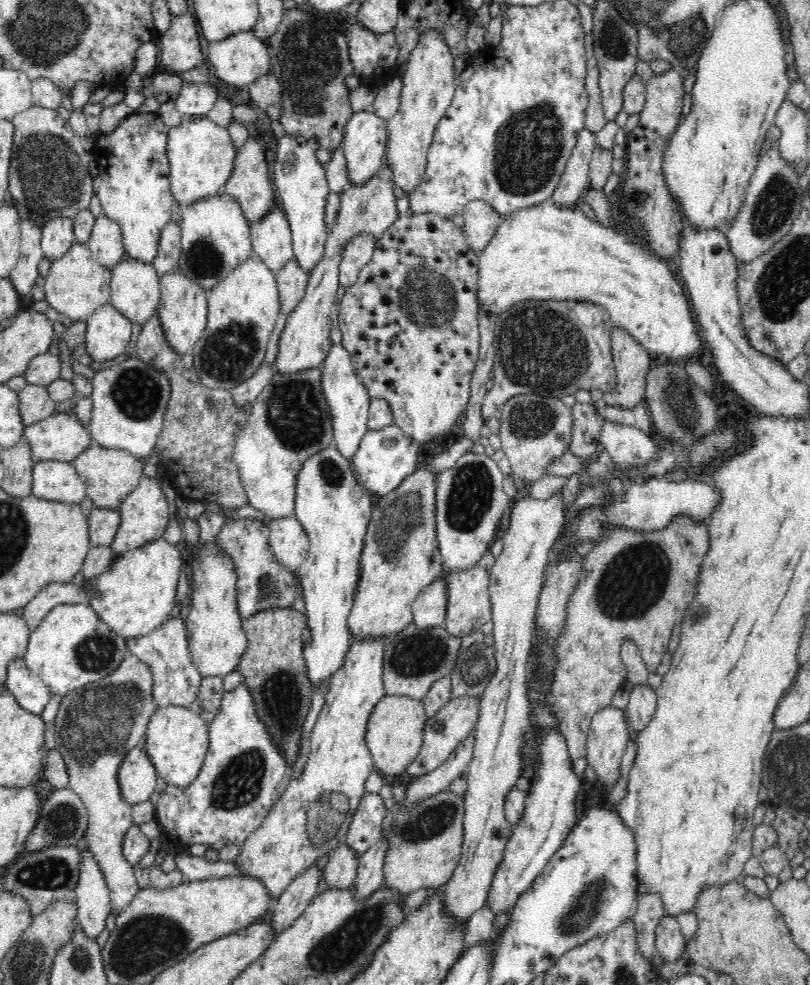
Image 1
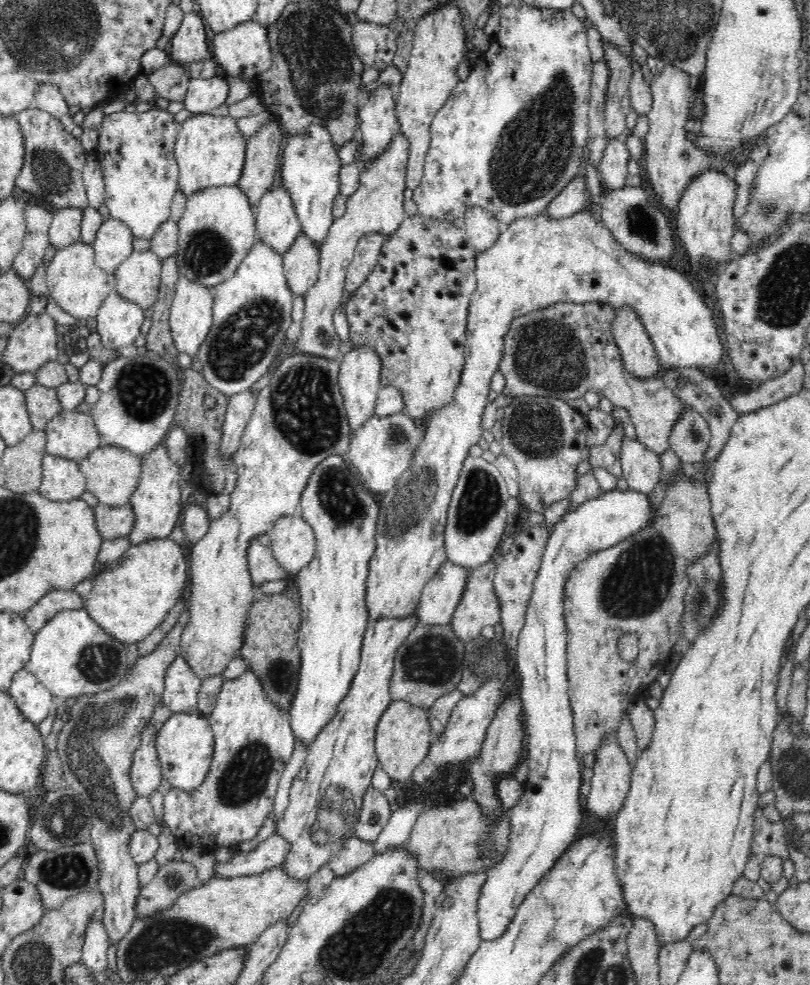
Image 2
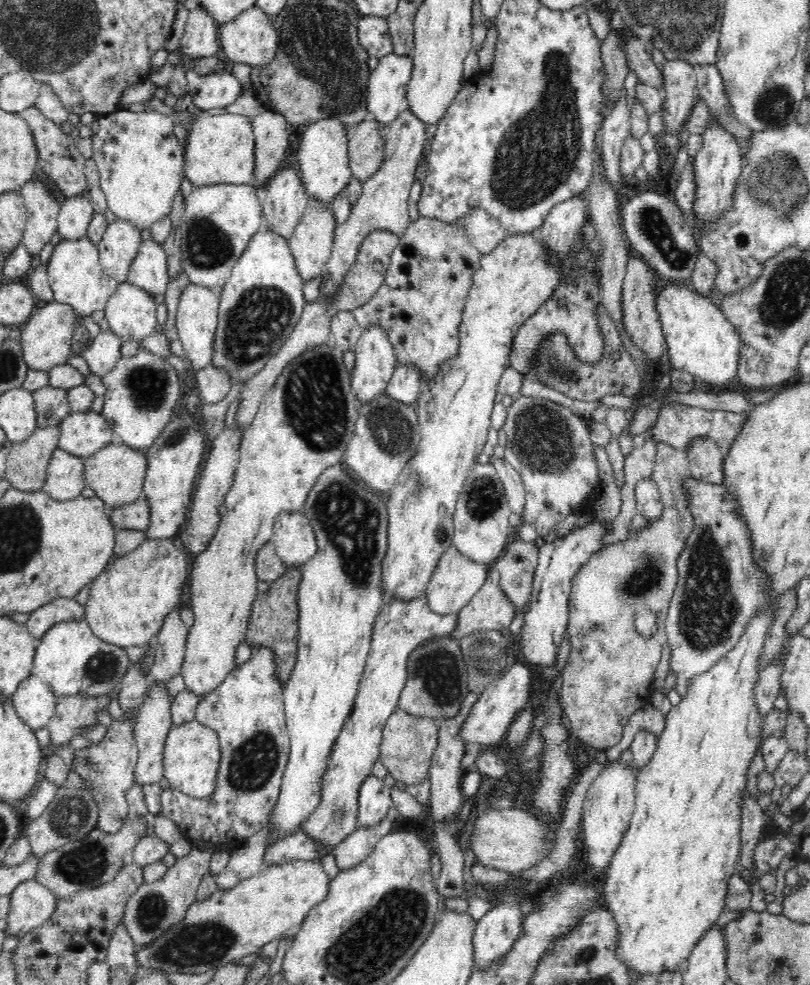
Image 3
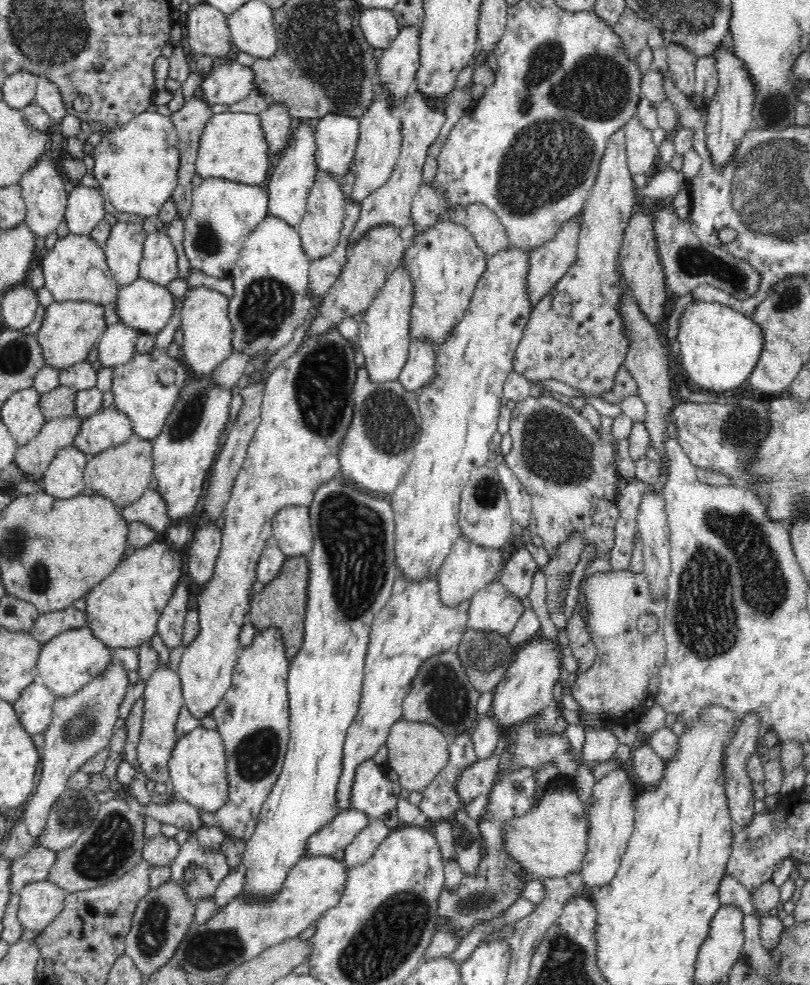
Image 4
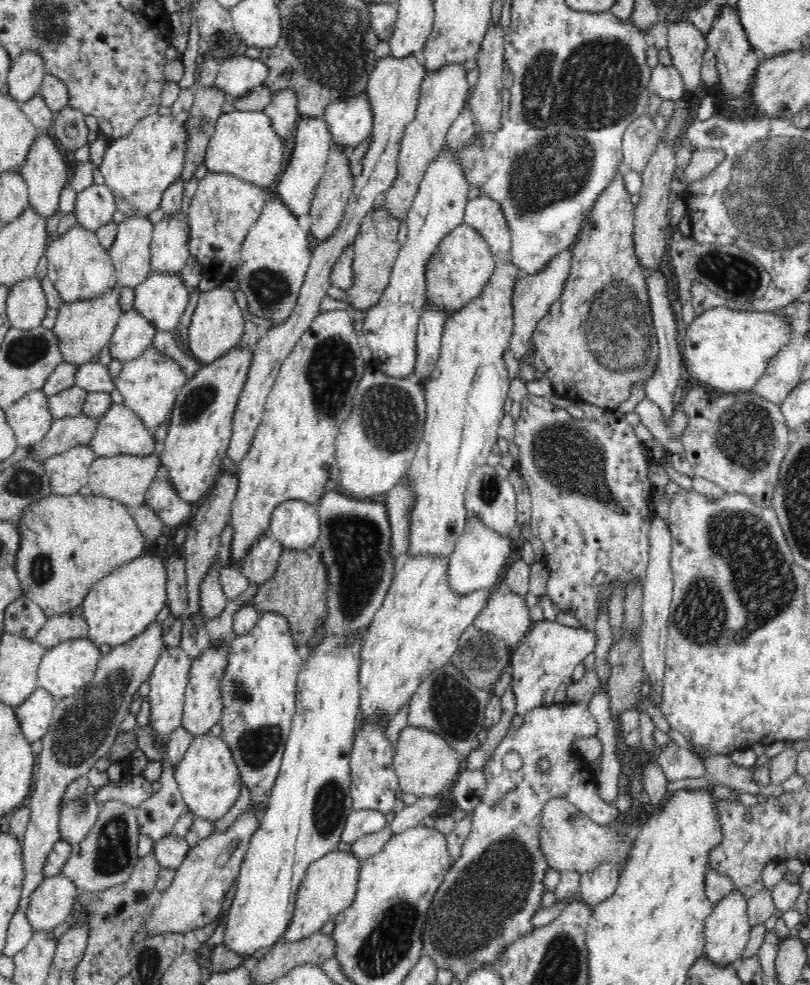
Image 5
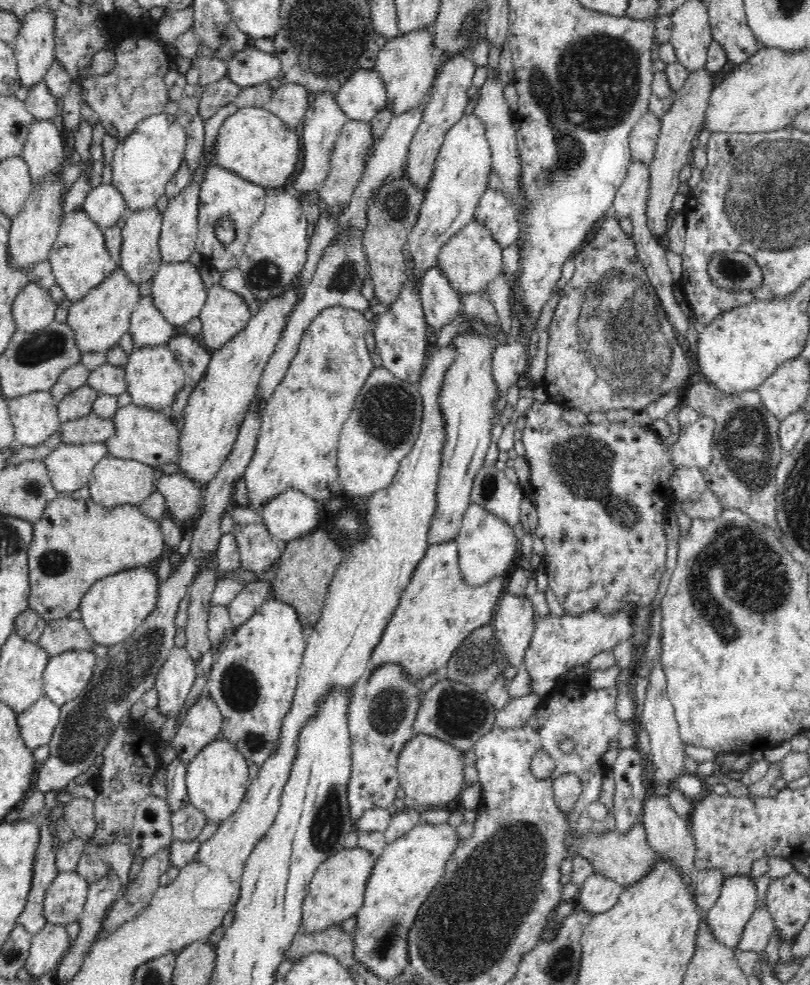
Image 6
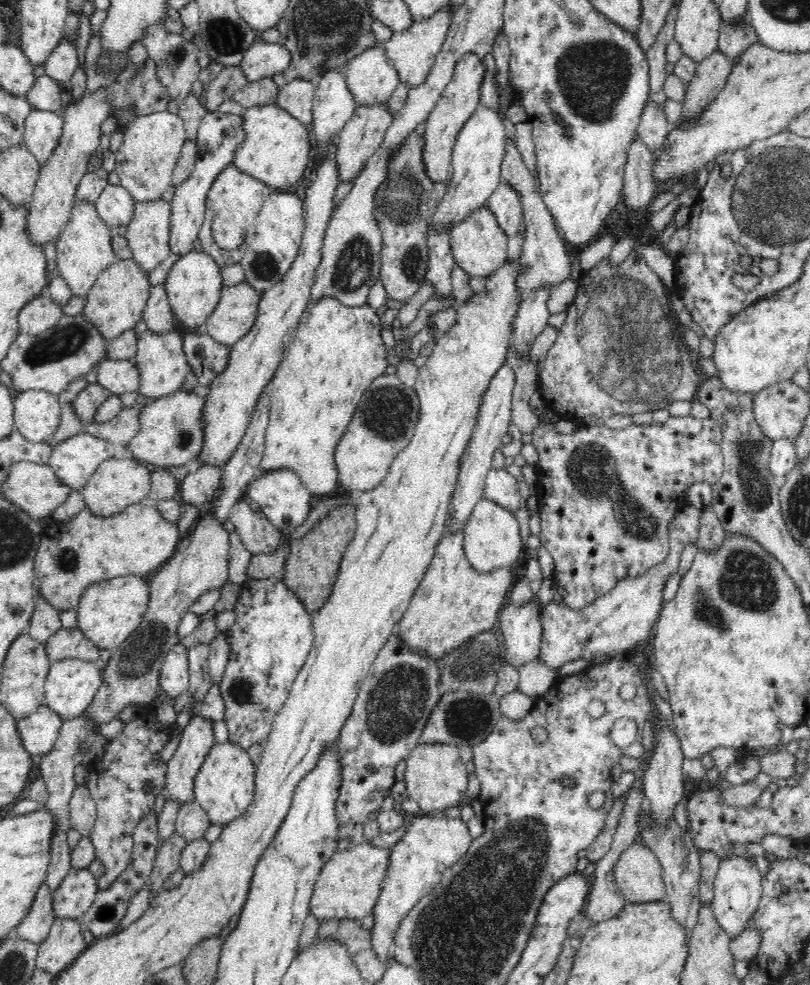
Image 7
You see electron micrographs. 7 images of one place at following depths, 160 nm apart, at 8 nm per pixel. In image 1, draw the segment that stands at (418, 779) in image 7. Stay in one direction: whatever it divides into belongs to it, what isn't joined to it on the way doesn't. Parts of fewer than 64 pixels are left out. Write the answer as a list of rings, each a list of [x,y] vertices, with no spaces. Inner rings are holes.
[[[384,695],[374,706],[364,740],[372,755],[375,769],[386,779],[404,773],[420,753],[423,742],[423,730],[428,716],[422,700],[404,695]]]

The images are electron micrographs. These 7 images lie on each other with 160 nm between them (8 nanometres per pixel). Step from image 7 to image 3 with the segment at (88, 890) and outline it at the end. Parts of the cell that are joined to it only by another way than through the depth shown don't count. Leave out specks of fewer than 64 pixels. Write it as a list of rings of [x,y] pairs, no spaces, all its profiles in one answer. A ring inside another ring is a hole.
[[[36,878],[24,881],[9,896],[6,936],[20,937],[42,926],[54,914],[58,902],[56,896]]]

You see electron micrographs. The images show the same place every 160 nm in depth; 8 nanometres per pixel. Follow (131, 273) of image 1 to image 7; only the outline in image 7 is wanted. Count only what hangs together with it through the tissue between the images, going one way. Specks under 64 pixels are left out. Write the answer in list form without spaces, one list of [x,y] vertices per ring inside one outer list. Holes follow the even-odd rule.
[[[207,111],[205,117],[200,121],[197,137],[195,140],[197,151],[194,168],[190,176],[175,187],[175,192],[170,202],[170,252],[182,256],[192,251],[192,243],[198,238],[201,226],[205,218],[205,206],[208,190],[214,184],[216,176],[232,165],[234,152],[244,142],[244,119],[242,114],[211,113]]]

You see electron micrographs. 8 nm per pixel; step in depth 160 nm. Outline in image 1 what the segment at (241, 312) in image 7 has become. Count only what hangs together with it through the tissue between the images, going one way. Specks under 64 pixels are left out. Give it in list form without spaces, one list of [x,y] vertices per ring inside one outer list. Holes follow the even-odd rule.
[[[182,272],[167,273],[160,278],[160,303],[157,309],[166,341],[177,354],[192,352],[196,342],[204,335],[207,318],[208,292],[189,280]]]

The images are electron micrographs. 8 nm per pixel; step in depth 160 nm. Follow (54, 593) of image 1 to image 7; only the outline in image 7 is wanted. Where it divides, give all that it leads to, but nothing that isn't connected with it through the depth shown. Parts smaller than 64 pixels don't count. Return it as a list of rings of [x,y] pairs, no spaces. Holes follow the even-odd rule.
[[[61,626],[54,636],[48,638],[45,649],[52,661],[77,658],[88,662],[99,662],[100,657],[100,648],[86,638],[77,626],[74,628]]]

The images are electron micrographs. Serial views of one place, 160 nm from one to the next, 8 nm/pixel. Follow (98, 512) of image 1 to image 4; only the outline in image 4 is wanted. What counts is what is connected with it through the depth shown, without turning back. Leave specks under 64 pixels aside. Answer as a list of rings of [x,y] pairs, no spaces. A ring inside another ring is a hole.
[[[148,489],[136,502],[120,508],[120,513],[128,524],[140,521],[150,525],[150,528],[157,533],[166,531],[172,524],[172,519],[166,509],[166,501],[156,489]]]

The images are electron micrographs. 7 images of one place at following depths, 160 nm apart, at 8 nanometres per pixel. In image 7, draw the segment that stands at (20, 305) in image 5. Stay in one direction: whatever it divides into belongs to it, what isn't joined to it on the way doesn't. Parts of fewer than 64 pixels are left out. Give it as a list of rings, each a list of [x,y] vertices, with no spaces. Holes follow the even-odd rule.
[[[46,293],[42,294],[20,310],[17,317],[19,332],[36,337],[52,326],[56,326],[62,316],[61,308],[48,298]]]

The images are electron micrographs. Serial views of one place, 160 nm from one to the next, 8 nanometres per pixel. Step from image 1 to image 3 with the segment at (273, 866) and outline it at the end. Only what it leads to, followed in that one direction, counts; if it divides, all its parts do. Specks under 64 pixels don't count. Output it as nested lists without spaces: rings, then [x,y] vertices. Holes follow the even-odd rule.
[[[426,593],[411,601],[398,597],[385,599],[373,626],[368,658],[352,712],[334,742],[327,770],[323,774],[321,802],[300,830],[312,837],[312,841],[318,841],[320,856],[316,859],[321,860],[332,853],[339,842],[358,828],[359,789],[370,776],[375,762],[379,760],[380,742],[386,721],[398,709],[400,692],[408,680],[408,656],[424,642],[449,636],[456,627],[456,618],[455,614],[441,615],[432,611]]]

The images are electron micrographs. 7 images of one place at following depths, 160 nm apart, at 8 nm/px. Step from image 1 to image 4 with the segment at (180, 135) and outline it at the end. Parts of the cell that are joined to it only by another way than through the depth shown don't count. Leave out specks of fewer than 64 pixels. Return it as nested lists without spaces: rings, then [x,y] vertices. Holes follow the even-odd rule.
[[[230,110],[224,113],[214,113],[200,136],[196,173],[203,179],[218,177],[258,186],[266,182],[268,168],[270,168],[268,141],[262,130],[259,115]]]

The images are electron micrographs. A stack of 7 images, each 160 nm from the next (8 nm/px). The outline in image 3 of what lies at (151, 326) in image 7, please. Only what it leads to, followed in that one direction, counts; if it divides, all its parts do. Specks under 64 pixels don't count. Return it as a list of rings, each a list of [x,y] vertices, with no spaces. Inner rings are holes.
[[[101,331],[92,345],[82,350],[80,356],[86,360],[92,375],[102,378],[123,357],[123,341],[110,331]]]

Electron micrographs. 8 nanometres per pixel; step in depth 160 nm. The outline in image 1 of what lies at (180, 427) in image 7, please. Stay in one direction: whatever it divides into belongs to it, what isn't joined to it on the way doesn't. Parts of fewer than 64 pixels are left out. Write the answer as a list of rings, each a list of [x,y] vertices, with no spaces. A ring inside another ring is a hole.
[[[55,412],[49,418],[25,427],[24,437],[32,447],[34,462],[55,460],[71,463],[92,446],[89,427],[72,412]]]

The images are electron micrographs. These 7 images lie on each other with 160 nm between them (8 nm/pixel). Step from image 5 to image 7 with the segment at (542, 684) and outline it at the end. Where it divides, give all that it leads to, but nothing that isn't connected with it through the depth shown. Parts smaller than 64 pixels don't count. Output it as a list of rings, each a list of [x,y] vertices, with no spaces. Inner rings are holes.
[[[683,504],[669,526],[669,553],[665,561],[654,568],[648,570],[646,574],[639,577],[626,577],[619,580],[618,584],[606,594],[599,596],[595,601],[588,603],[579,609],[572,609],[563,602],[556,603],[553,599],[540,607],[540,621],[542,621],[542,642],[540,642],[540,654],[538,658],[544,661],[550,668],[560,668],[570,660],[576,658],[590,659],[594,656],[607,655],[612,658],[626,655],[628,650],[638,647],[638,642],[652,638],[655,624],[660,616],[662,604],[662,592],[666,586],[666,580],[672,575],[676,575],[680,566],[680,554],[688,544],[694,544],[698,538],[698,528],[700,528],[700,516],[702,509],[693,507],[690,504]]]

